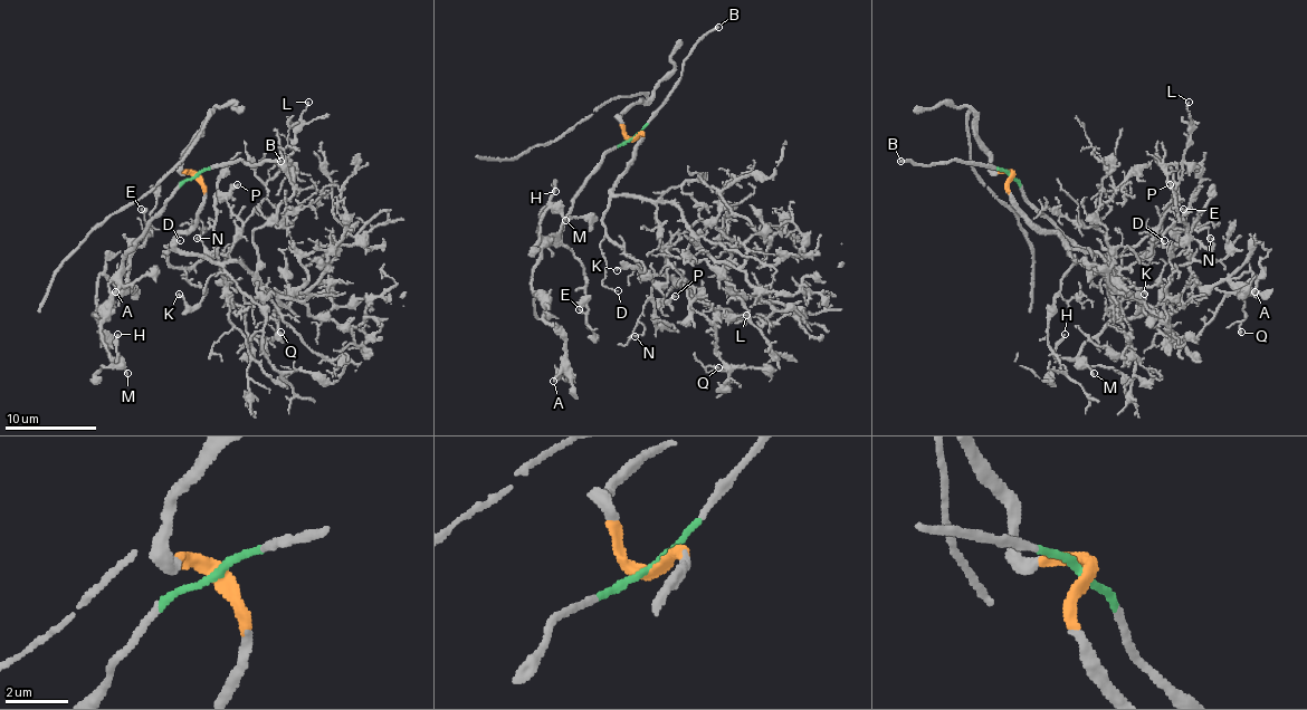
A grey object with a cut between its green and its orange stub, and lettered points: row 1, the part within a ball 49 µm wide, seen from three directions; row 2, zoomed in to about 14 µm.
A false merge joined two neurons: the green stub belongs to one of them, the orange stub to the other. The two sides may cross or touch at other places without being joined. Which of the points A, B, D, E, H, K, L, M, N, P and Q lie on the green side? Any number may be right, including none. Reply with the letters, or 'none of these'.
A, B, E, H, M

